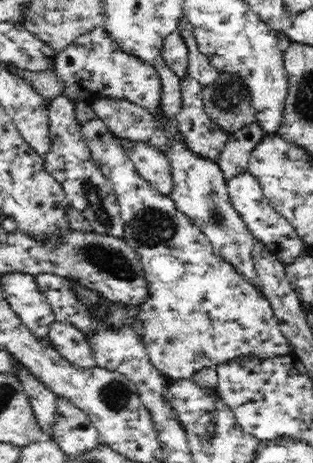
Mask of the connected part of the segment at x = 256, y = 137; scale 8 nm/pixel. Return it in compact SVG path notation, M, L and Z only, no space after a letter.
M254 120L248 126L231 133L218 157L225 177L229 179L235 171L247 170L250 155L270 135L272 133L266 132L264 125L259 120Z

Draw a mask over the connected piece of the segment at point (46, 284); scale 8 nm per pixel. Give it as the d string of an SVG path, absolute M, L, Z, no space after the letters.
M43 273L35 277L35 282L42 295L49 300L50 305L54 308L58 322L71 322L85 333L86 330L90 330L93 325L91 324L91 314L88 314L83 305L78 303L66 277Z

